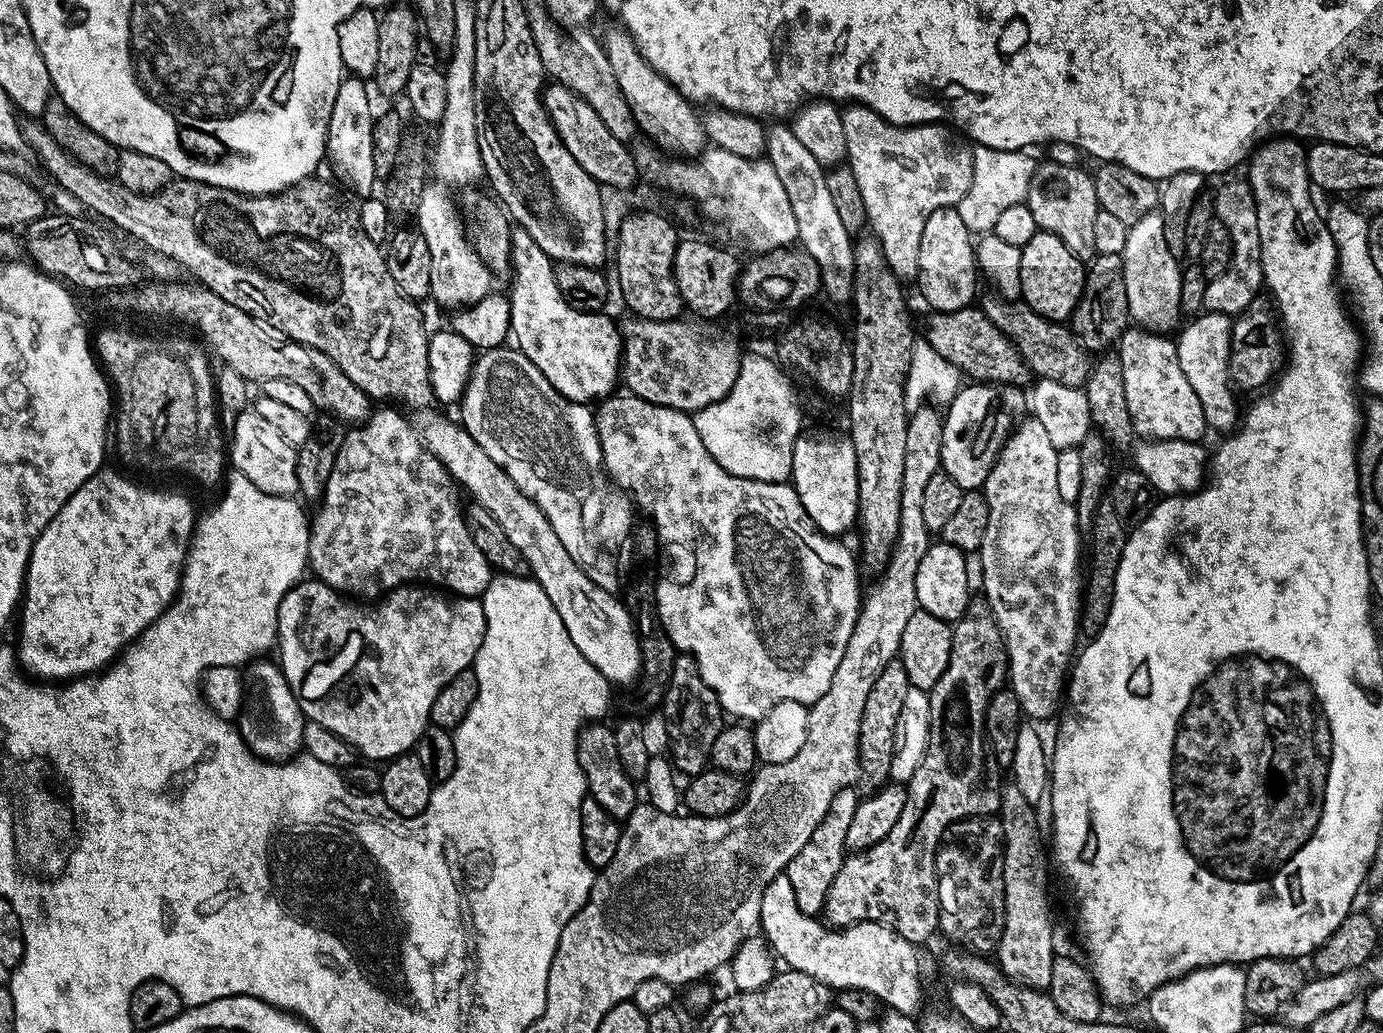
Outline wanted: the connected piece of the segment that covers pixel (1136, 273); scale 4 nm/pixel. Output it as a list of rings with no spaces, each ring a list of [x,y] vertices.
[[[1159,211],[1148,212],[1128,229],[1122,253],[1126,302],[1129,303],[1131,323],[1150,332],[1171,333],[1181,323],[1180,295],[1182,294],[1181,261],[1166,246],[1164,220]]]

